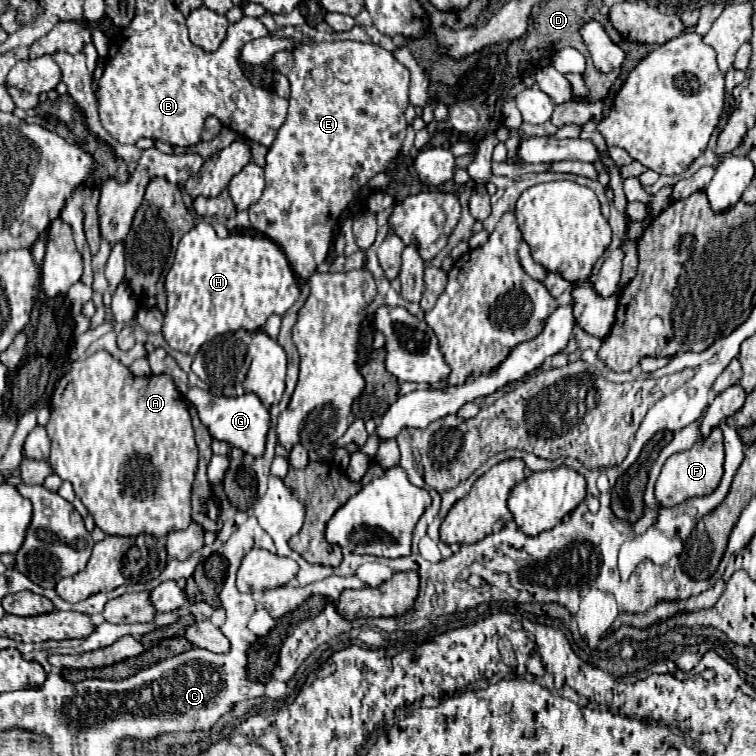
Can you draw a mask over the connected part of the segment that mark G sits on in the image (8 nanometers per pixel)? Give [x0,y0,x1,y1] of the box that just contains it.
[187,387,269,457]

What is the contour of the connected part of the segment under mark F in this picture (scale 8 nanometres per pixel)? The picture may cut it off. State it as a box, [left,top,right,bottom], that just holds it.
[655,427,723,507]

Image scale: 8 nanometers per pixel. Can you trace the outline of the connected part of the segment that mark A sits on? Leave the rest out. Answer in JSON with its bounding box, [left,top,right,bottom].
[45,349,197,537]

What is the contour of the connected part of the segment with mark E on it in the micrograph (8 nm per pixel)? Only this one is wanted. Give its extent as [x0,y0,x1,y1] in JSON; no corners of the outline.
[247,41,409,279]

